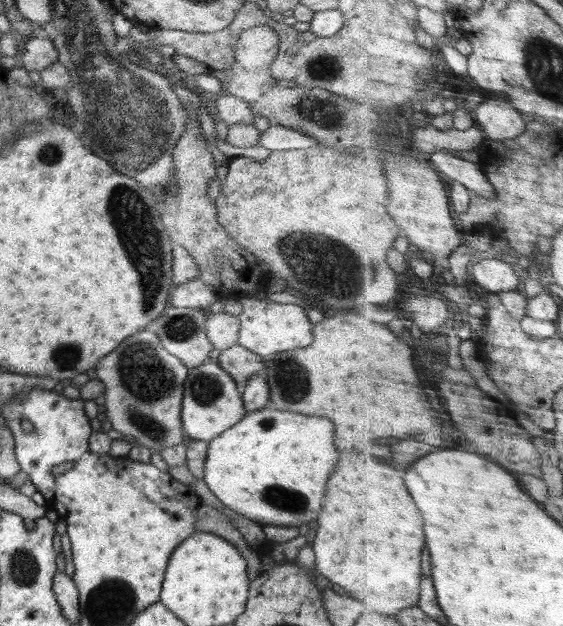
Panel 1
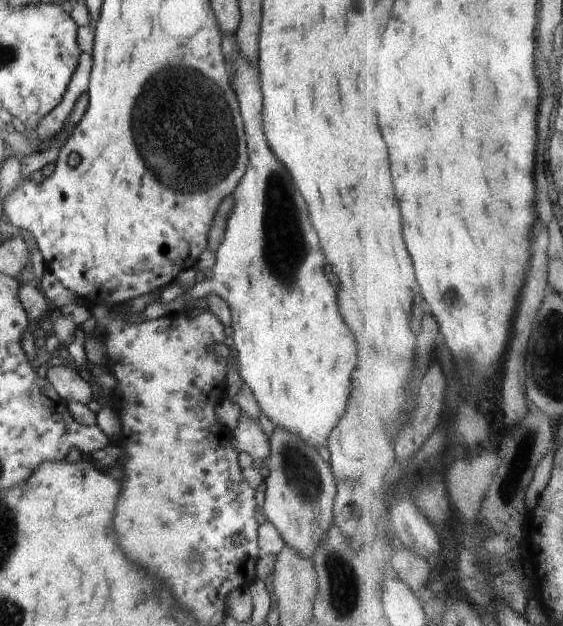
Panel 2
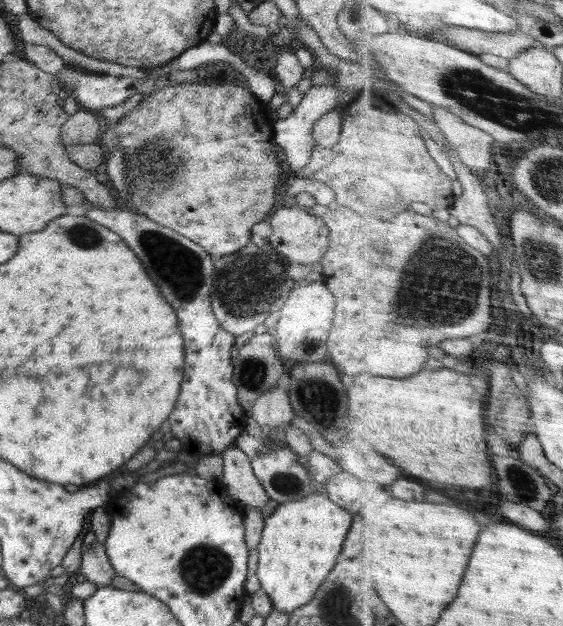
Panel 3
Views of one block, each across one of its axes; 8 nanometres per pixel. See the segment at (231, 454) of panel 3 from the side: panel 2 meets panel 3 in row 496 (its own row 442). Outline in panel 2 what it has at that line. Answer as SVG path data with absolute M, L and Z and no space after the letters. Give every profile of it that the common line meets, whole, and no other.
M241 412L238 426L231 432L231 445L238 452L250 454L256 464L264 464L270 456L270 445L267 436L260 429L258 421L251 421Z

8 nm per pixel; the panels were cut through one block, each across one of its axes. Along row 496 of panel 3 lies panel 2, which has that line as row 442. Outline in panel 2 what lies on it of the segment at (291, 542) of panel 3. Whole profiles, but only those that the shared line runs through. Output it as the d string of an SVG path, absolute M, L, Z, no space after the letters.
M237 51L234 70L236 70L236 74L234 75L233 88L239 102L239 109L241 110L245 133L247 134L249 163L244 176L240 179L239 185L232 194L235 200L234 208L227 220L224 240L215 252L215 265L212 267L212 274L214 274L214 276L212 280L196 283L190 292L194 298L200 298L202 300L204 296L209 294L217 294L228 304L231 310L231 326L232 330L234 330L233 341L235 344L234 356L236 357L239 375L242 381L248 386L252 396L256 399L259 409L266 415L266 418L274 424L275 428L278 427L279 429L285 430L286 433L296 435L317 450L318 448L322 448L322 446L327 446L328 434L332 432L332 428L336 426L336 422L344 416L346 402L348 402L348 396L350 396L350 374L352 374L352 370L356 368L356 342L354 342L352 332L348 330L348 326L344 324L344 320L342 320L342 316L340 316L340 312L338 312L338 306L336 306L336 290L334 290L334 286L330 284L330 280L326 278L326 272L324 272L326 262L324 262L324 256L322 256L322 252L320 252L320 242L318 242L316 230L312 228L310 218L308 218L308 206L306 206L304 198L300 196L300 192L294 188L290 174L288 174L288 172L284 170L284 166L276 160L276 156L272 154L272 150L270 150L268 144L266 144L264 130L262 130L261 75L259 74L257 64L249 65L242 58L239 51Z

